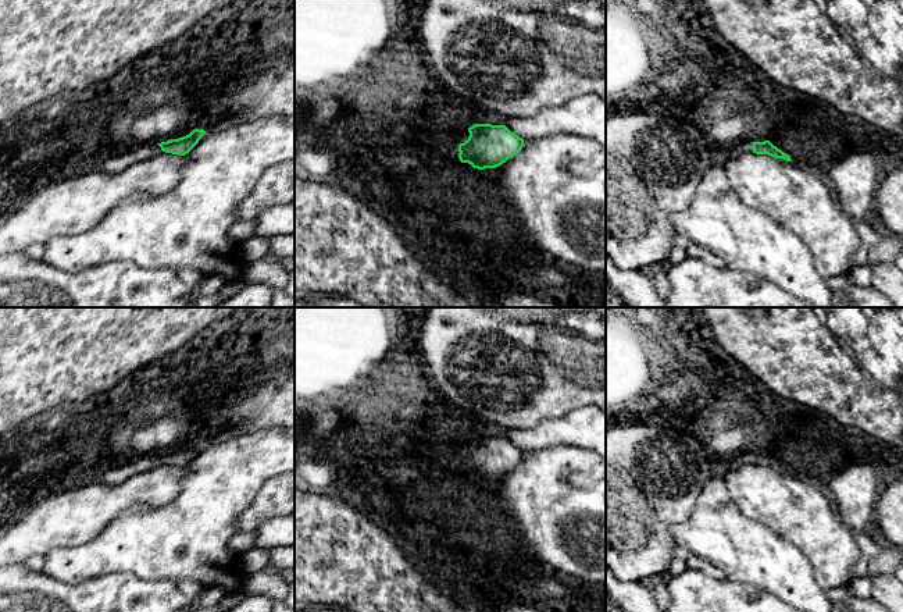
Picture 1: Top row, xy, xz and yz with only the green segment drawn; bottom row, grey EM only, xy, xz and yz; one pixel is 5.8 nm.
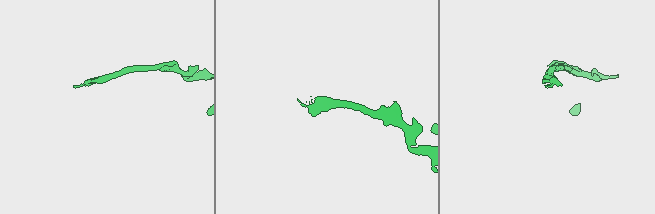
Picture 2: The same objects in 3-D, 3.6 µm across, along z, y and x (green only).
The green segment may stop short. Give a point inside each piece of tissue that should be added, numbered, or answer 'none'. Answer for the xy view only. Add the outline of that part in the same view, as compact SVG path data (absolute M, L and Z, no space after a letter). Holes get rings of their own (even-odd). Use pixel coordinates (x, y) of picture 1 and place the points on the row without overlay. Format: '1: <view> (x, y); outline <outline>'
1: xy (117, 476); outline M144 455L140 459L126 463L124 466L110 469L103 474L100 483L108 487L115 487L129 480L131 477L144 473L153 467L161 465L161 459L157 455Z

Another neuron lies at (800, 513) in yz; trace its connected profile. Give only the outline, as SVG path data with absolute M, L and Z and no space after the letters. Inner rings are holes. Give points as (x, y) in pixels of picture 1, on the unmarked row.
M756 465L731 470L724 480L742 515L767 526L804 554L820 587L831 590L850 586L852 567L860 559L856 533L843 523L821 490L806 484L793 473Z

